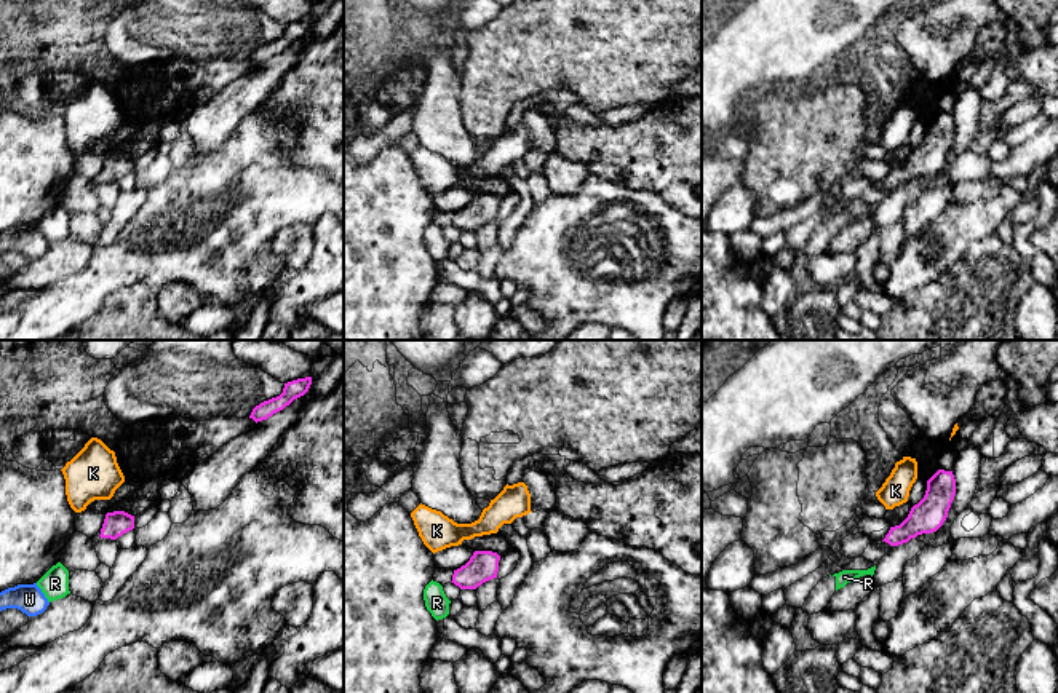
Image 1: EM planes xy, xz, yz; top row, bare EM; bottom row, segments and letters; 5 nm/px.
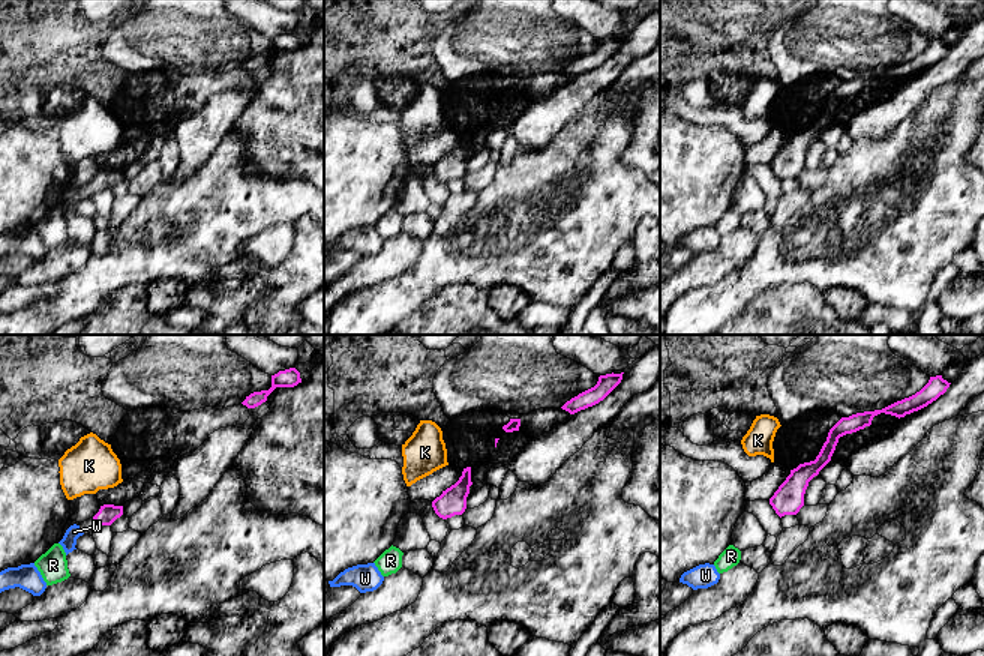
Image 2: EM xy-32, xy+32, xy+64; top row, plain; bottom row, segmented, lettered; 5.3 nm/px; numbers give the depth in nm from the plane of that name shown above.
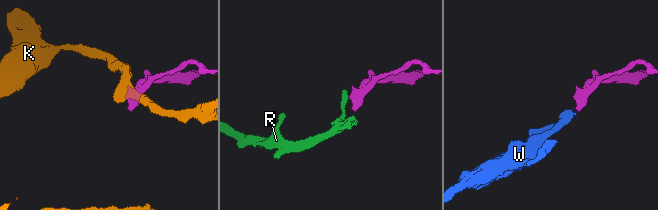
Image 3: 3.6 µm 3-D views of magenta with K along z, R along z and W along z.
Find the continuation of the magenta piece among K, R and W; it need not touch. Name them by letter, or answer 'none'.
W

